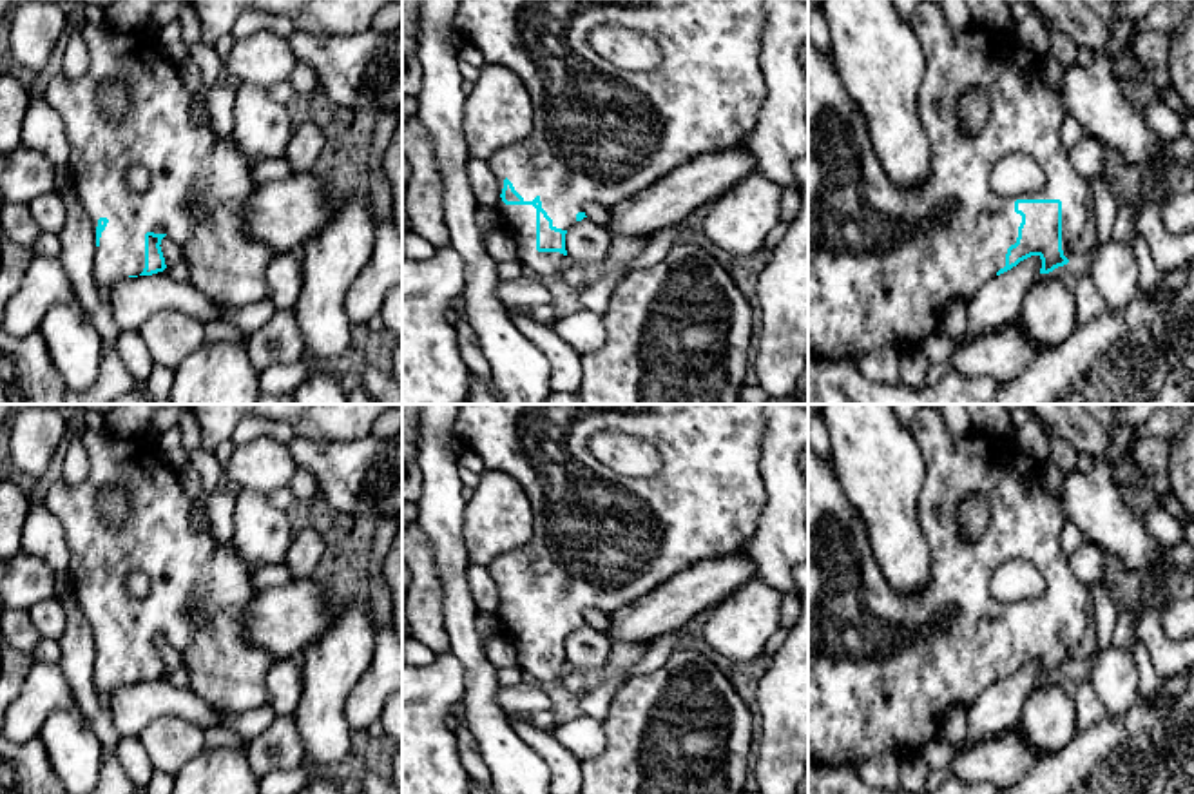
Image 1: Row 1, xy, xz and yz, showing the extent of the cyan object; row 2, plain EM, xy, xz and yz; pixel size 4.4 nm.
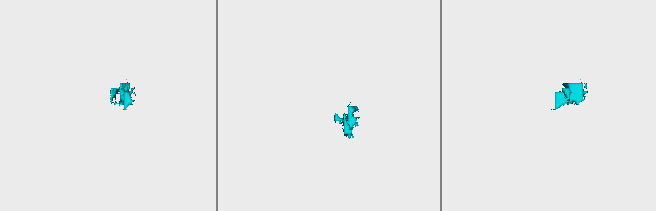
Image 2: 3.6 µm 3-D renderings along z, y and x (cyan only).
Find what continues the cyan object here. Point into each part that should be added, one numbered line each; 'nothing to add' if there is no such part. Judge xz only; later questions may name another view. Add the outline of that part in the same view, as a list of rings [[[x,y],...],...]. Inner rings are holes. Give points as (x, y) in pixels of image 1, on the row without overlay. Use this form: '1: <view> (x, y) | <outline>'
1: xz (602, 541) | [[[460,404],[455,417],[455,433],[458,441],[473,450],[486,464],[486,470],[495,470],[513,477],[527,493],[534,506],[534,533],[531,540],[509,553],[496,557],[487,571],[498,589],[498,620],[500,634],[506,636],[515,651],[518,667],[531,678],[542,682],[560,682],[567,671],[567,662],[560,658],[538,658],[536,656],[536,615],[531,607],[538,602],[542,615],[553,625],[553,633],[569,636],[576,629],[576,620],[583,618],[587,609],[598,609],[605,615],[621,609],[623,605],[641,598],[649,591],[660,587],[669,578],[687,569],[688,566],[705,560],[719,558],[741,549],[741,546],[752,537],[757,528],[759,517],[768,500],[766,488],[759,473],[761,441],[765,435],[765,404]],[[600,433],[627,433],[636,435],[650,442],[660,453],[660,471],[650,477],[625,477],[605,468],[591,453],[591,439]],[[504,586],[509,586],[515,596],[524,604],[524,611],[506,611],[500,604]]]

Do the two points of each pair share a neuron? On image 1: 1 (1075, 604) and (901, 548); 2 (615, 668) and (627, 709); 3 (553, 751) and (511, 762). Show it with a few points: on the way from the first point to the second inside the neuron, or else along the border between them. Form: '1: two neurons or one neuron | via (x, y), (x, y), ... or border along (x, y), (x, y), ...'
1: two neurons | border along (917, 517), (930, 551), (930, 580), (910, 595)
2: two neurons | border along (631, 677), (615, 695), (611, 711), (602, 722)
3: two neurons | border along (515, 729), (542, 758), (551, 774)

